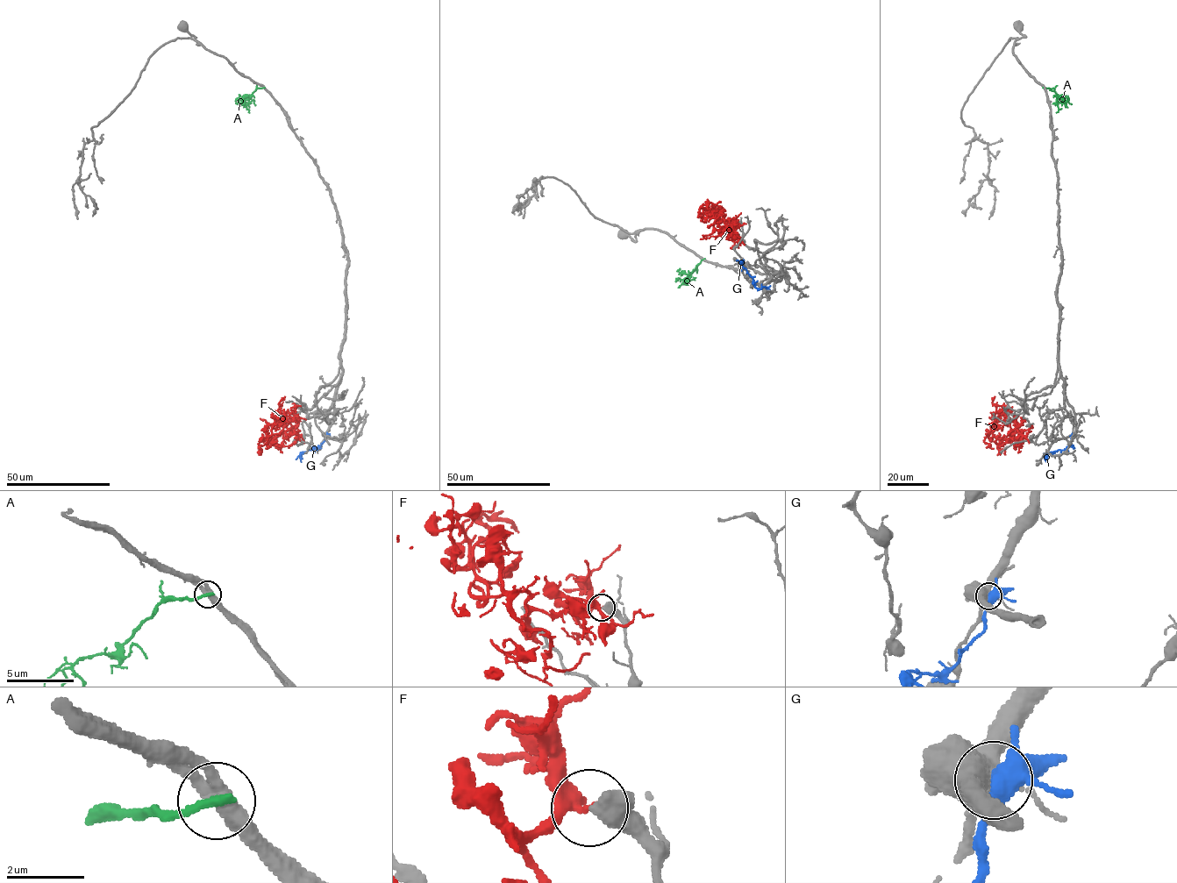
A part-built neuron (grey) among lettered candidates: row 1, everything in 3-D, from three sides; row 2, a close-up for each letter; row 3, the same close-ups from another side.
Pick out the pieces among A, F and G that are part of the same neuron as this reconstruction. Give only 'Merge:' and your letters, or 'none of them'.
Merge: none of them

